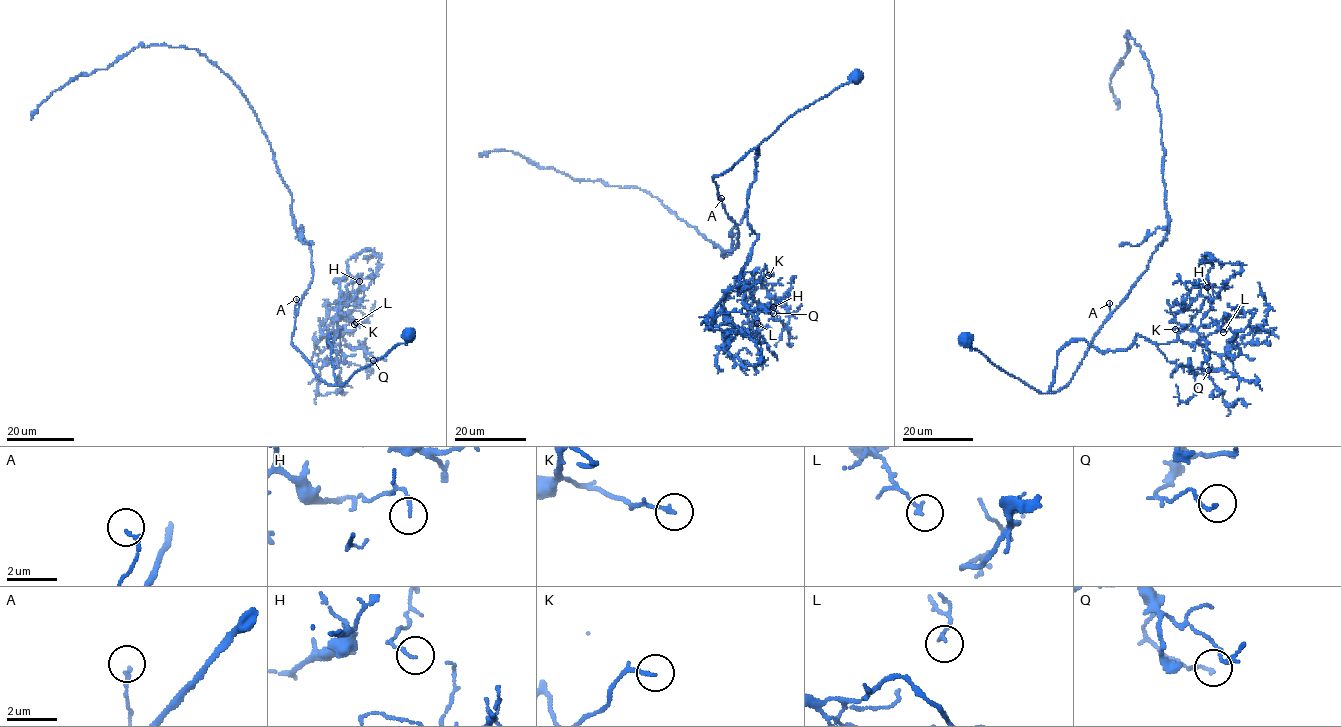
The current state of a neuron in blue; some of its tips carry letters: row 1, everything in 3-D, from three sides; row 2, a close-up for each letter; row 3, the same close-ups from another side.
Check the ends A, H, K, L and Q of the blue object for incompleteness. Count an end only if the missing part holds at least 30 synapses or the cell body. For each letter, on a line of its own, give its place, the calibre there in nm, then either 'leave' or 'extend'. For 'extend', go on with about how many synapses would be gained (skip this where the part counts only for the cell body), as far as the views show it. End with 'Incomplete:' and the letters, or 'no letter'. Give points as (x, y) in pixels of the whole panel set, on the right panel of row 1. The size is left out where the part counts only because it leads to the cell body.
A: at (1109, 303); 130 nm thick; leave
H: at (1207, 287); 120 nm thick; leave
K: at (1175, 329); 150 nm thick; leave
L: at (1223, 332); 130 nm thick; leave
Q: at (1208, 370); 120 nm thick; leave
Incomplete: no letter

